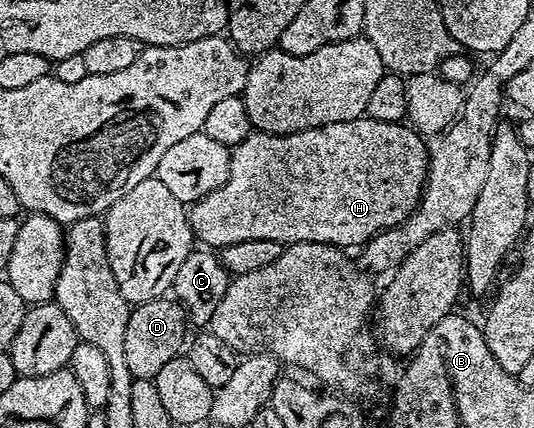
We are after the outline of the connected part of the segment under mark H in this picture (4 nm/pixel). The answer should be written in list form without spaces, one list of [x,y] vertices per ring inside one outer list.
[[[367,115],[358,119],[350,119],[346,123],[330,123],[322,127],[314,127],[286,135],[254,131],[231,150],[230,175],[222,183],[222,187],[210,191],[210,195],[206,195],[188,209],[188,222],[192,225],[193,238],[204,247],[223,247],[242,243],[246,239],[274,239],[285,247],[297,245],[303,241],[337,247],[363,246],[364,242],[370,240],[375,233],[380,233],[383,229],[393,229],[394,226],[403,223],[416,210],[420,196],[424,194],[424,181],[428,177],[430,149],[429,146],[424,146],[424,141],[425,138],[417,133],[411,124],[398,121],[379,121]]]

